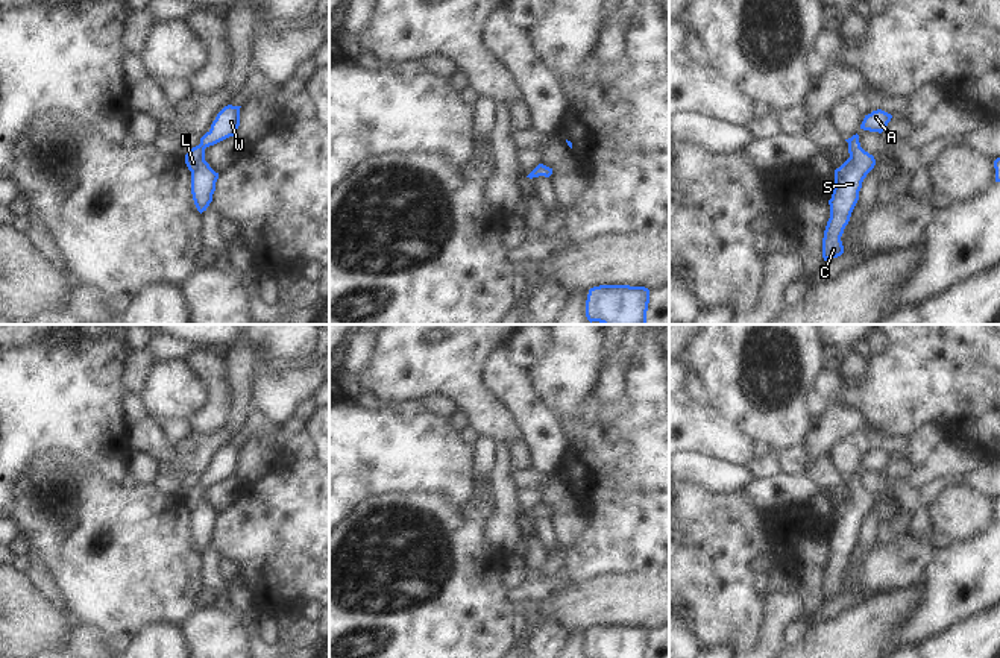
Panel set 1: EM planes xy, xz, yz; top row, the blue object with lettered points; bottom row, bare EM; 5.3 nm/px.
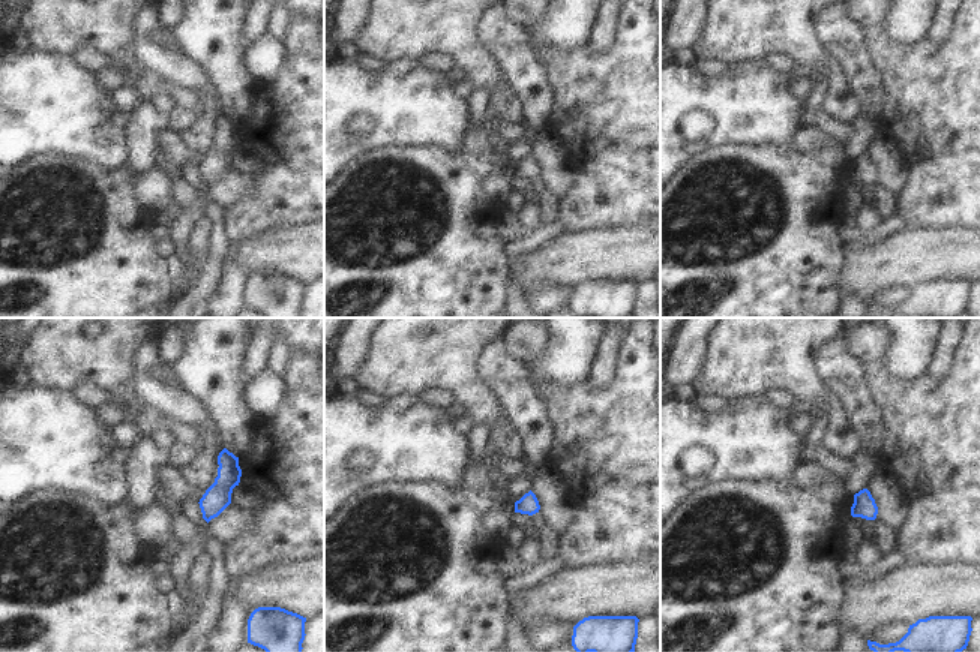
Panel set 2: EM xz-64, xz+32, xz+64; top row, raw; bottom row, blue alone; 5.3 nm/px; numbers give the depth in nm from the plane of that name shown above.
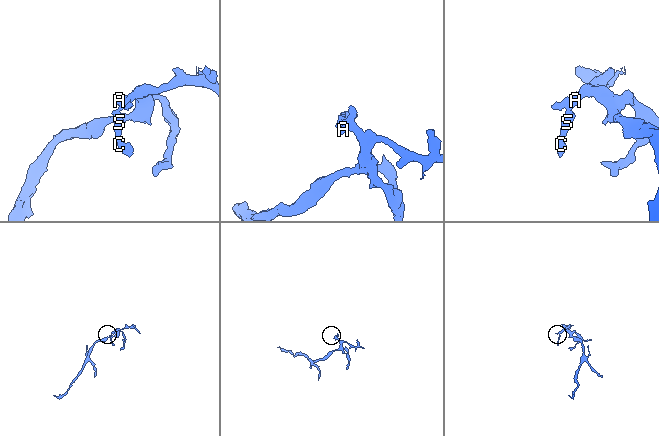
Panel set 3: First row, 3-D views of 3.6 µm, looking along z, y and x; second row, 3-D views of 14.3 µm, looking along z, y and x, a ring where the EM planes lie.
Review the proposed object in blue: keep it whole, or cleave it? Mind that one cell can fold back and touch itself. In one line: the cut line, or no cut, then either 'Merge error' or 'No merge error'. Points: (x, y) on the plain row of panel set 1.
No split. No merge error.

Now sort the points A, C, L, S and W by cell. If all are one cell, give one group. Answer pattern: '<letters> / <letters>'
A C L S W

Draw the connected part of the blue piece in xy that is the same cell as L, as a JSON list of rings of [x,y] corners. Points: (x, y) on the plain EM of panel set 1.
[[[225,446],[211,464],[211,468],[200,478],[200,484],[185,494],[185,503],[191,511],[191,534],[197,550],[202,553],[212,541],[215,512],[205,500],[205,488],[214,485],[229,476],[234,476],[240,465],[240,447]]]

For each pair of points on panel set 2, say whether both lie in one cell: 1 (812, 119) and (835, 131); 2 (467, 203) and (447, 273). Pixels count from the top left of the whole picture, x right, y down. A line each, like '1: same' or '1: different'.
1: same
2: same

